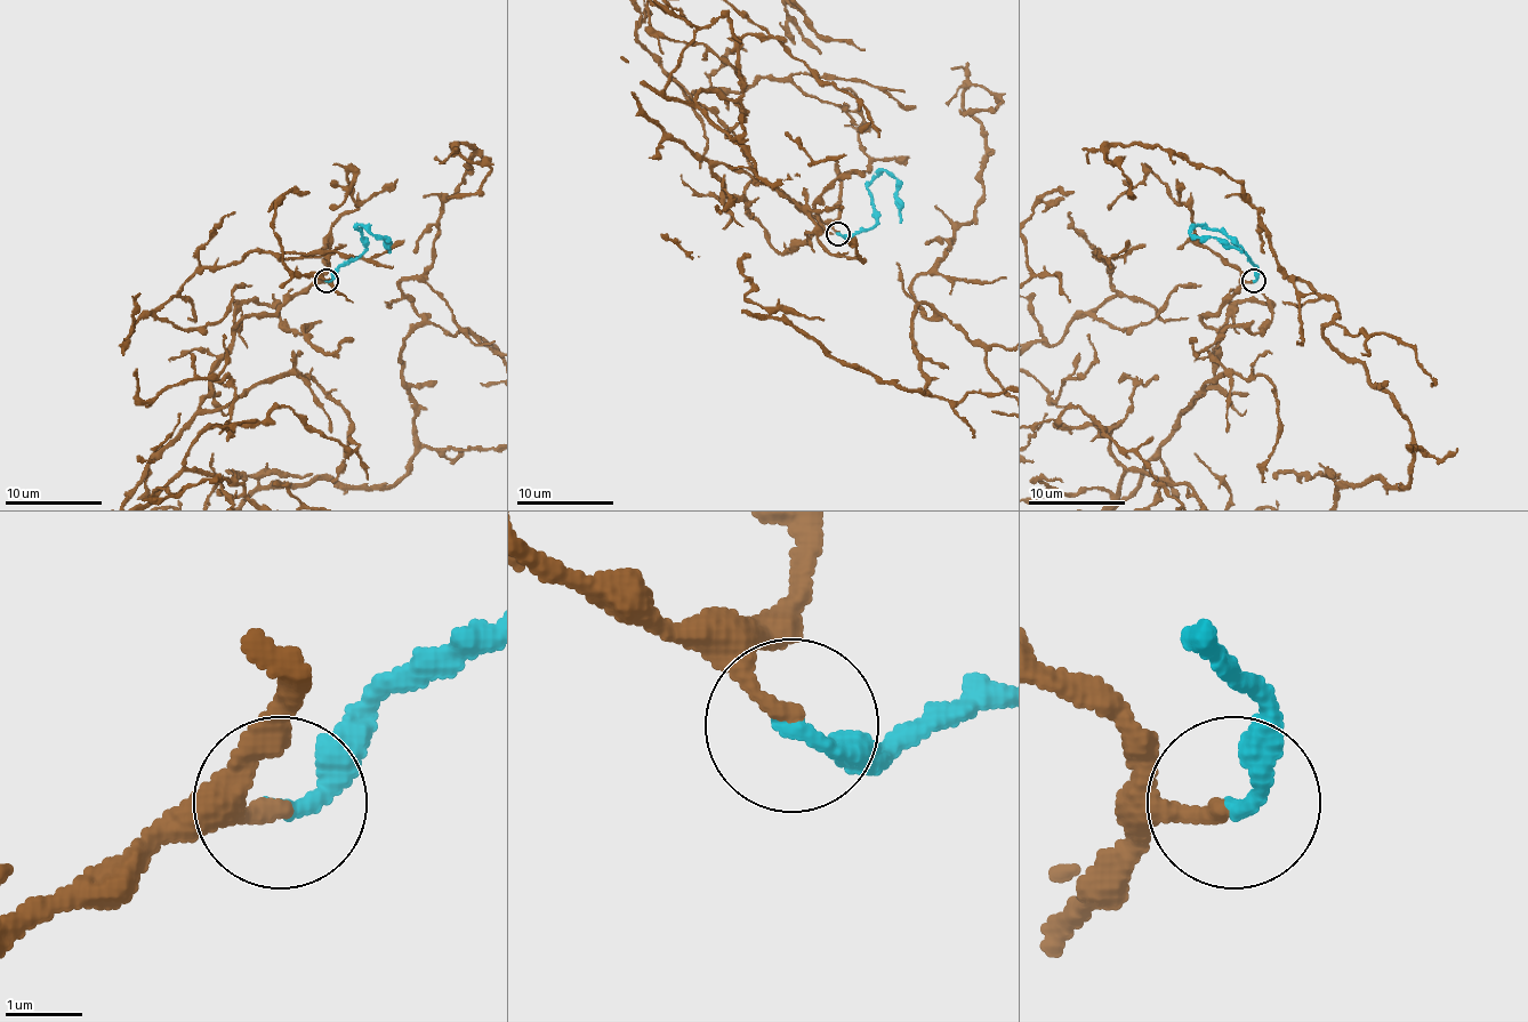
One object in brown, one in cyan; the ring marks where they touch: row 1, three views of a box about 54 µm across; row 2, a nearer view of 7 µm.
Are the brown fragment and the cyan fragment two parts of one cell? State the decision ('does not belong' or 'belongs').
belongs

